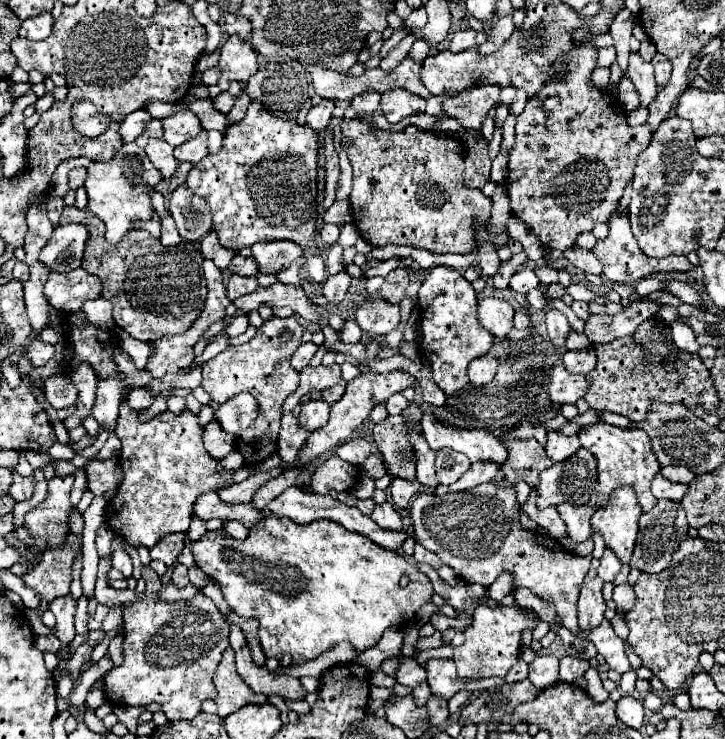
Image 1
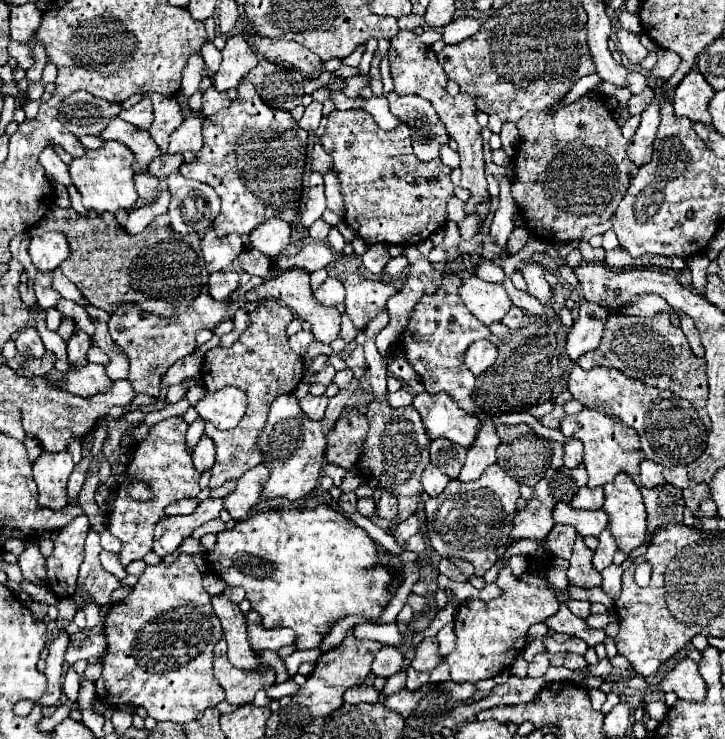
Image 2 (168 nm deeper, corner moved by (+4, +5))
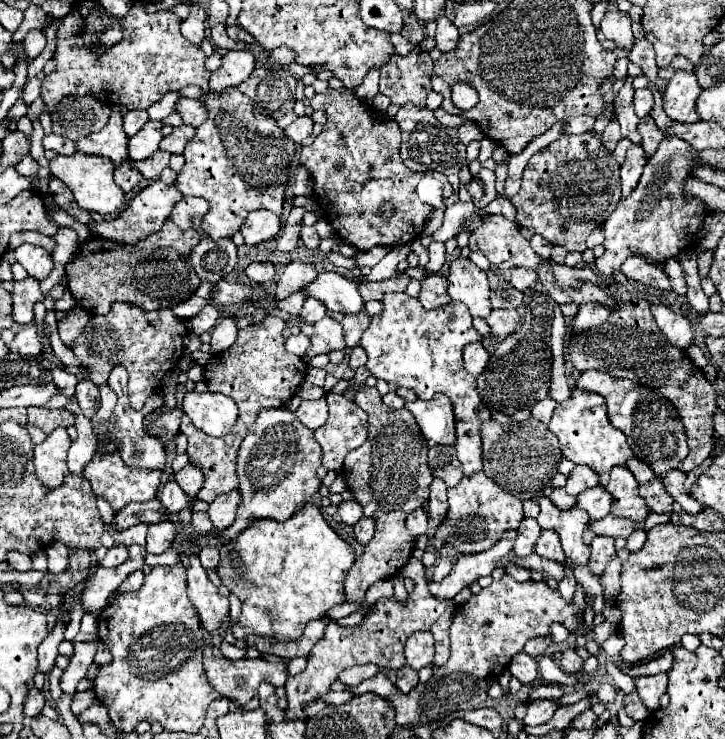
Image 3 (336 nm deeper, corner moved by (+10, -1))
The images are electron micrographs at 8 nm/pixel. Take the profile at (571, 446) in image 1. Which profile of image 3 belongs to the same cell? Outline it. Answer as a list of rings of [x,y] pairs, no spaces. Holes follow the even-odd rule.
[[[575,466],[575,470],[571,472],[571,476],[567,478],[565,490],[571,496],[577,496],[577,494],[585,492],[587,488],[595,488],[595,486],[599,486],[597,472],[593,472],[589,466]]]

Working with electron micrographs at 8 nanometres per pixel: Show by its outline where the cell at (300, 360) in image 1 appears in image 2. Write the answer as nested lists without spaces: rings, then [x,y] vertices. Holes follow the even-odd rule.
[[[301,330],[301,332],[297,332],[297,334],[293,334],[289,338],[289,346],[291,346],[291,350],[297,356],[303,356],[307,352],[307,348],[309,348],[311,342],[313,342],[313,334],[311,332],[305,332],[305,330]]]

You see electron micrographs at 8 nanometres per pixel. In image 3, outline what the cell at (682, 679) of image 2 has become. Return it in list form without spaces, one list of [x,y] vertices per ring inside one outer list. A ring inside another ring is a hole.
[[[667,674],[635,678],[635,688],[637,688],[637,694],[641,696],[643,704],[649,710],[657,710],[661,694],[667,692]]]

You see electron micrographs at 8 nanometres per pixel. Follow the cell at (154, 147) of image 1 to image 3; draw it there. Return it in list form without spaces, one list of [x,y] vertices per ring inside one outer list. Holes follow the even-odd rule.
[[[111,104],[111,116],[107,126],[101,132],[93,132],[87,134],[83,138],[79,138],[75,142],[75,148],[85,152],[85,154],[99,154],[109,158],[115,166],[121,162],[129,160],[129,152],[127,152],[127,134],[123,130],[121,124],[121,106],[119,104]]]

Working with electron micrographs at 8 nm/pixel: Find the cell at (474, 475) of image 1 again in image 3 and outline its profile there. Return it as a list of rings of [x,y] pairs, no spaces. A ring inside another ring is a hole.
[[[385,294],[381,304],[381,314],[371,318],[371,324],[361,338],[361,346],[369,356],[365,366],[375,378],[409,388],[421,400],[431,400],[435,392],[449,396],[455,410],[455,450],[459,462],[463,464],[463,472],[469,476],[483,470],[479,428],[491,418],[491,412],[481,402],[477,380],[463,368],[463,346],[481,338],[481,334],[471,324],[467,306],[461,302],[451,302],[437,310],[425,310],[417,298],[407,294]]]

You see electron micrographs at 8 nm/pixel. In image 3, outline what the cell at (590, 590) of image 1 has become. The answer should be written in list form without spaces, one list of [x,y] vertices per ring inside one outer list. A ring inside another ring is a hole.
[[[544,495],[536,500],[540,506],[536,521],[542,530],[555,530],[559,534],[569,568],[585,566],[591,554],[591,548],[583,542],[583,530],[589,524],[589,516],[577,506],[561,510]]]

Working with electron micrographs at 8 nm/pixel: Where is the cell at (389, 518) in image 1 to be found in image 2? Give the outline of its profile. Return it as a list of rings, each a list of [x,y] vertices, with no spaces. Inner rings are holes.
[[[359,498],[359,502],[357,502],[357,512],[361,512],[363,516],[367,516],[367,518],[371,518],[371,516],[375,516],[375,498]]]

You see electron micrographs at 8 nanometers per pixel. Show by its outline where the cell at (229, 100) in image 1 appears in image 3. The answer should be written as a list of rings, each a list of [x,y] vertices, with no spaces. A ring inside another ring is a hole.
[[[181,98],[175,106],[175,112],[183,118],[183,124],[189,124],[189,126],[199,126],[201,122],[205,122],[205,106],[199,102],[199,100],[191,100],[191,98]]]

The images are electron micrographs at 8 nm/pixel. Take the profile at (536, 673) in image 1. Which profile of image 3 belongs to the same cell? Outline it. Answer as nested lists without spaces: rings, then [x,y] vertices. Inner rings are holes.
[[[517,652],[515,656],[511,656],[507,670],[521,684],[533,684],[537,680],[537,660],[525,652]]]

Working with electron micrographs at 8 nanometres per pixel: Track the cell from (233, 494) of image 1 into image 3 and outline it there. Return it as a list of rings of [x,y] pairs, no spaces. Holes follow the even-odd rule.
[[[163,520],[149,526],[147,534],[147,552],[149,554],[163,554],[171,548],[177,536],[177,524],[171,520]]]

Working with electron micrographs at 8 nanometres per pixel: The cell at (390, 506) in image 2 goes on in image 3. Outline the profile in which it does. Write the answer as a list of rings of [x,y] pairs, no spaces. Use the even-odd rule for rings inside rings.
[[[361,518],[361,520],[353,526],[353,532],[355,532],[355,540],[357,540],[361,546],[367,546],[369,540],[373,538],[375,524],[373,524],[371,518]]]

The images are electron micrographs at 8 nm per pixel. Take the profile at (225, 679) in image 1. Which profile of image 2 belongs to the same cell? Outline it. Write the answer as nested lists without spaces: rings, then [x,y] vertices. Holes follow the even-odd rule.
[[[225,640],[217,644],[213,664],[215,664],[215,678],[225,690],[225,700],[233,706],[251,704],[259,690],[267,690],[275,682],[275,674],[271,668],[267,668],[267,674],[247,674],[245,670],[231,666],[227,658]]]

